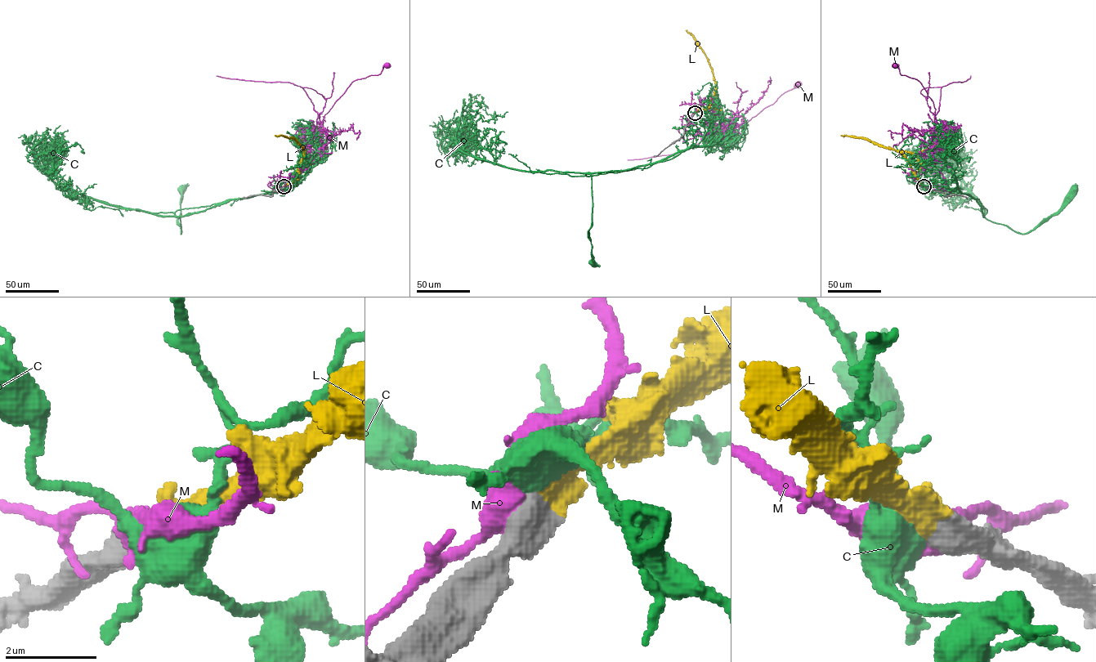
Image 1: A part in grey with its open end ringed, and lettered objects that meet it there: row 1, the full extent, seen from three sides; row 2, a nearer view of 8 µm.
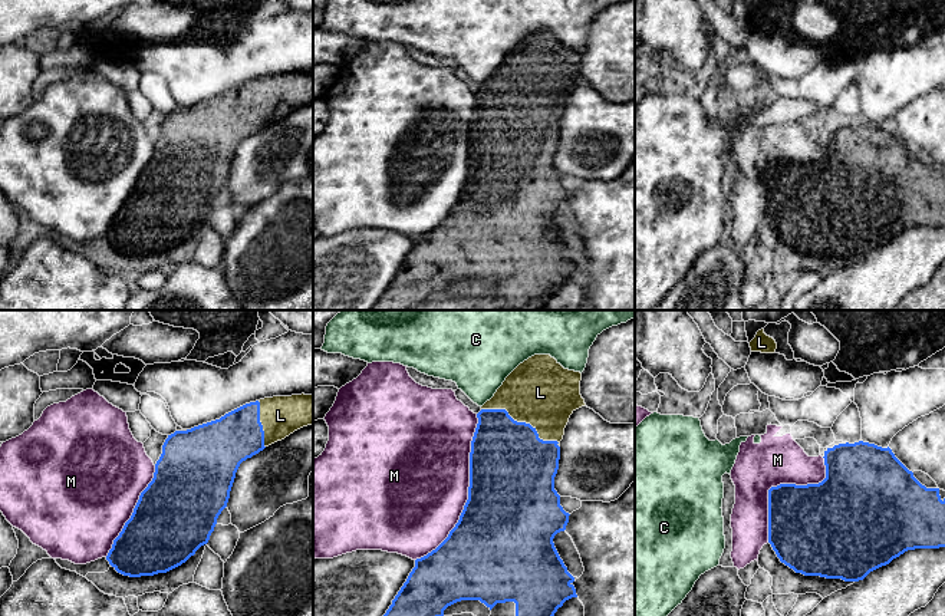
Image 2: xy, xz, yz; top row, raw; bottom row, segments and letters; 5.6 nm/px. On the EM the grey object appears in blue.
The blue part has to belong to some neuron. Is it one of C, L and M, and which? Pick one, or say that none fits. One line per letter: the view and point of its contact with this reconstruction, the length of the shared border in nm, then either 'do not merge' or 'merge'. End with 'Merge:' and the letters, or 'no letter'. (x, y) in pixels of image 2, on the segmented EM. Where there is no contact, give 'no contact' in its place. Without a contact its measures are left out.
C: no contact | do not merge
L: xz (523, 422) | 500 nm | merge
M: xz (468, 491) | 900 nm | do not merge
Merge: L

